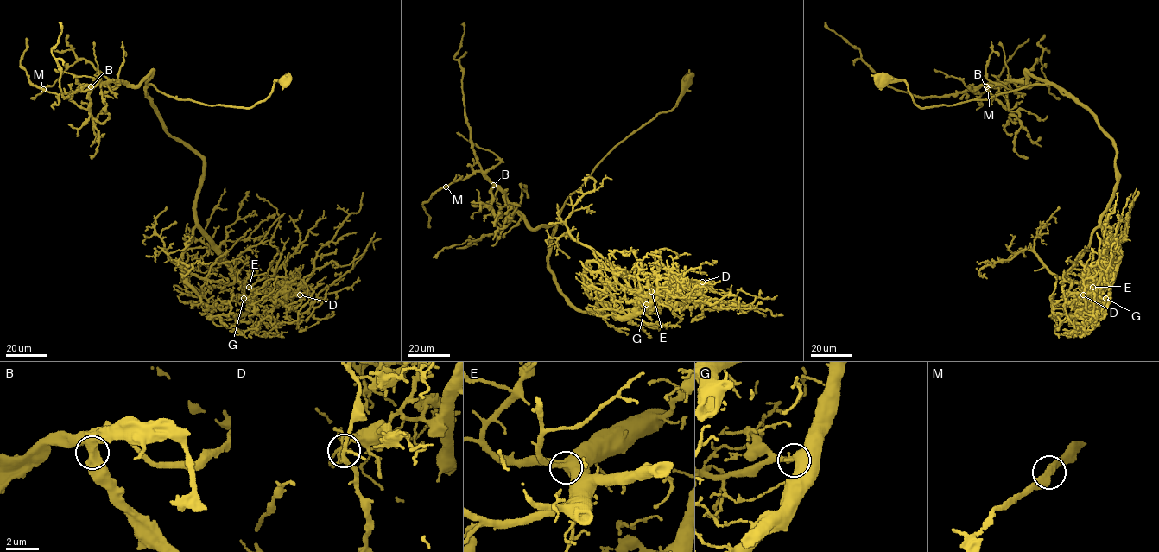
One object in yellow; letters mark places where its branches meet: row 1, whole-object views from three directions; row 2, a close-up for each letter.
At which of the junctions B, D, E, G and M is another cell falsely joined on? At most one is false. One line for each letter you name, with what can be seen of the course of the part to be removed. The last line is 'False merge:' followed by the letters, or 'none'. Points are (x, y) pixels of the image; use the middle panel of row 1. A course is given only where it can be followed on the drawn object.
D: Course of the part to remove: (701, 281), (698, 281), (700, 285), (698, 293), (692, 283), (682, 284), (672, 276), (669, 282), (671, 283)
False merge: D

